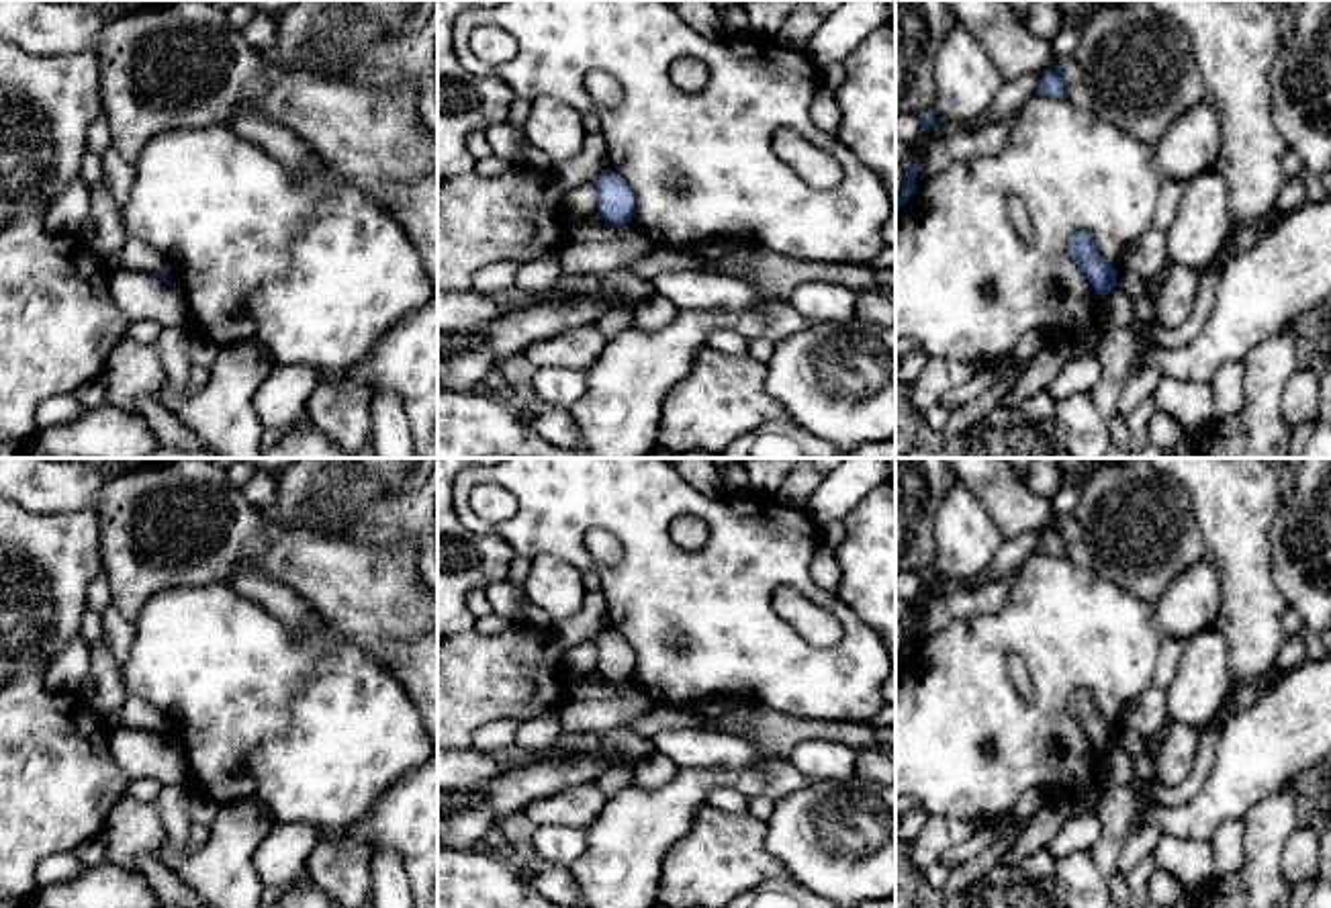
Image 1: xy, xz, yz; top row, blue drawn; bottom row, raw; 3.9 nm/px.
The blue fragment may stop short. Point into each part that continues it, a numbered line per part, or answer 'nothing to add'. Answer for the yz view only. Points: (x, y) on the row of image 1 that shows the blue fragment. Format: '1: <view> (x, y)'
nothing to add

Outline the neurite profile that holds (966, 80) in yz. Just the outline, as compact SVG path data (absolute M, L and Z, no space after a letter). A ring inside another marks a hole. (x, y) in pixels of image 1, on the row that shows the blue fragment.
M955 22L934 59L934 108L943 121L977 123L1004 78L963 22Z

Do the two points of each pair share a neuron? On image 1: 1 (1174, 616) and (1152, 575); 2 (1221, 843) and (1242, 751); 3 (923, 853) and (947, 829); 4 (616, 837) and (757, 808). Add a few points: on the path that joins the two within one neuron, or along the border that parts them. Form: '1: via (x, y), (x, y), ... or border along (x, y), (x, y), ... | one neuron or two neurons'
1: border along (1199, 563), (1182, 571), (1152, 604) | two neurons
2: border along (1244, 816), (1229, 819), (1209, 841) | two neurons
3: via (929, 847), (941, 835) | one neuron
4: border along (749, 798), (769, 798), (773, 802) | two neurons

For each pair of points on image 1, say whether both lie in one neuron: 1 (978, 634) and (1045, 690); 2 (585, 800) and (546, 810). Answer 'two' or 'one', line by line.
1: one
2: one

